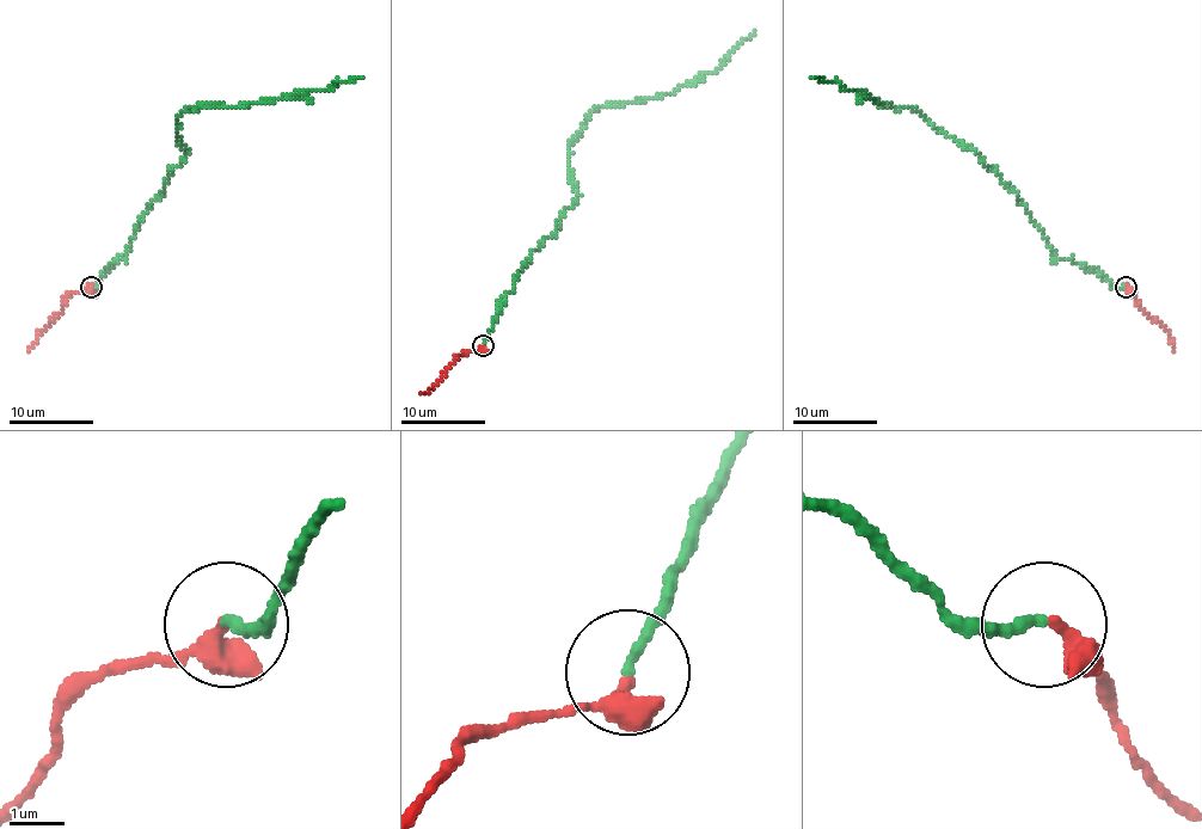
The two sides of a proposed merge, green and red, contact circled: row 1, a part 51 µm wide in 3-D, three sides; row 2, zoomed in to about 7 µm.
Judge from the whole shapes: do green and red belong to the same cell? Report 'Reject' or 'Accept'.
Accept

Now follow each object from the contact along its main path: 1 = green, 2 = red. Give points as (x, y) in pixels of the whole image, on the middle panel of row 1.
1: (483, 345), (515, 278), (578, 196), (569, 143), (584, 118), (601, 105), (656, 99), (687, 86), (755, 31)
2: (483, 345), (460, 354), (433, 388), (422, 394)

